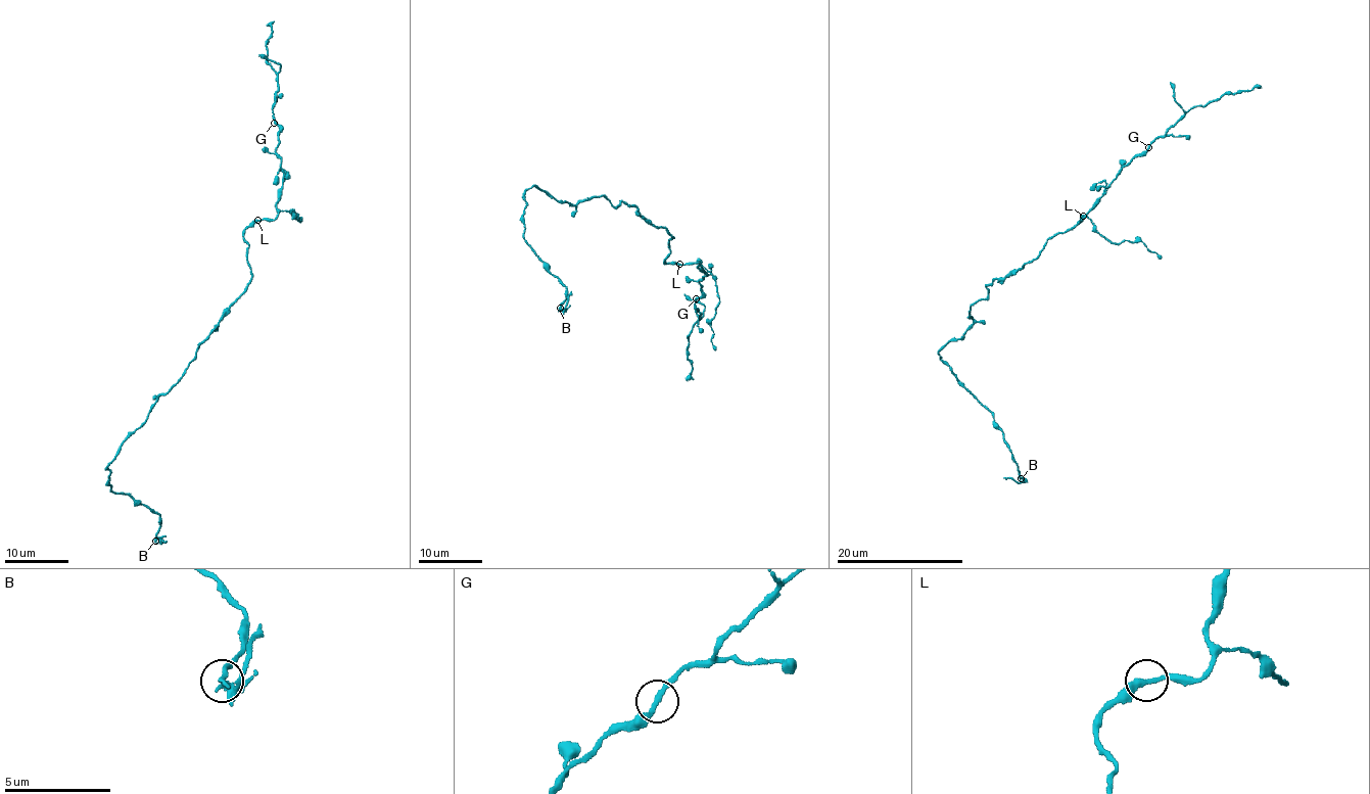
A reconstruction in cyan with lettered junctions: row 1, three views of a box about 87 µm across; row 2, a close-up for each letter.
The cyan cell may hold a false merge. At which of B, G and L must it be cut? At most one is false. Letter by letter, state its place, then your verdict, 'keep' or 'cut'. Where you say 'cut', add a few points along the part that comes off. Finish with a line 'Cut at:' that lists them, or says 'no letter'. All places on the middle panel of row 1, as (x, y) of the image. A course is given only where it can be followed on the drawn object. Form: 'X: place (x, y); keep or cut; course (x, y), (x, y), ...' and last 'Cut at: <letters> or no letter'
B: place (560, 308); cut; course (559, 308), (564, 309), (570, 291)
G: place (696, 298); keep
L: place (679, 264); keep
Cut at: B

